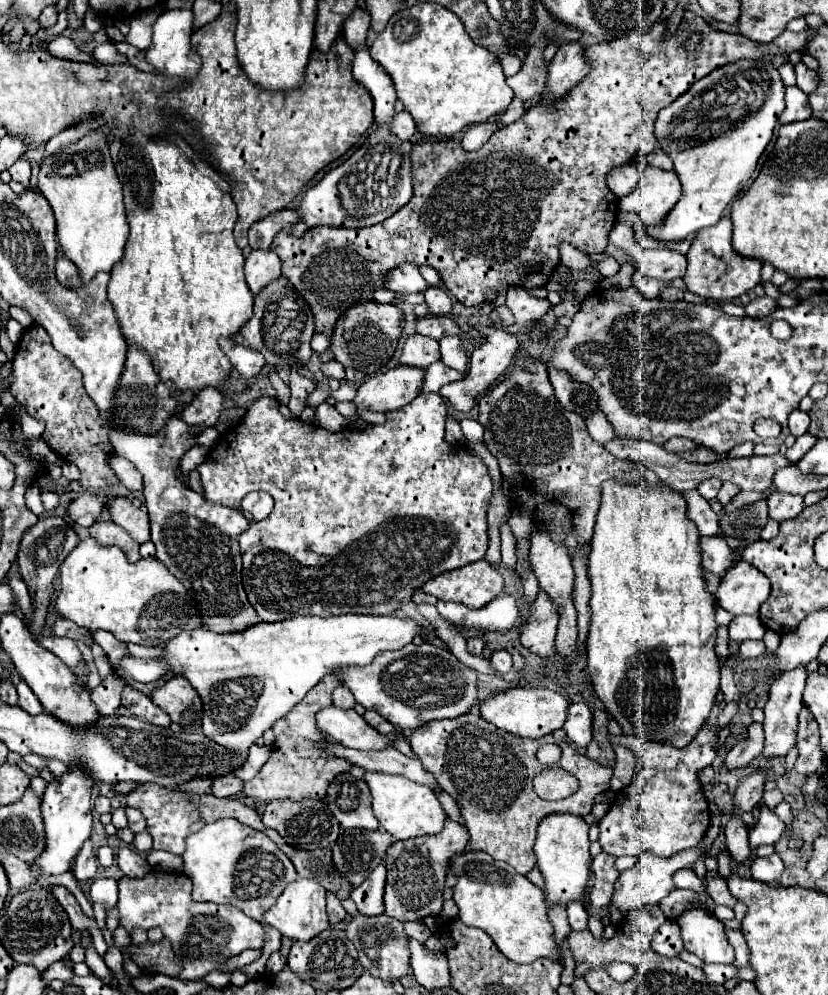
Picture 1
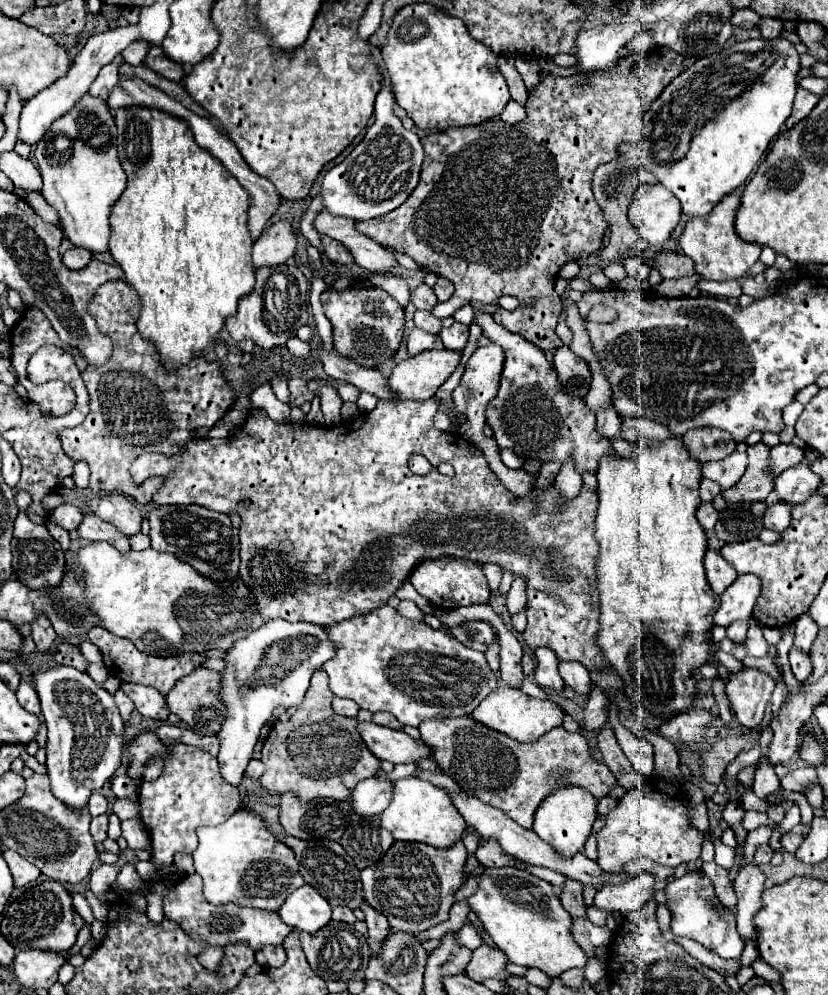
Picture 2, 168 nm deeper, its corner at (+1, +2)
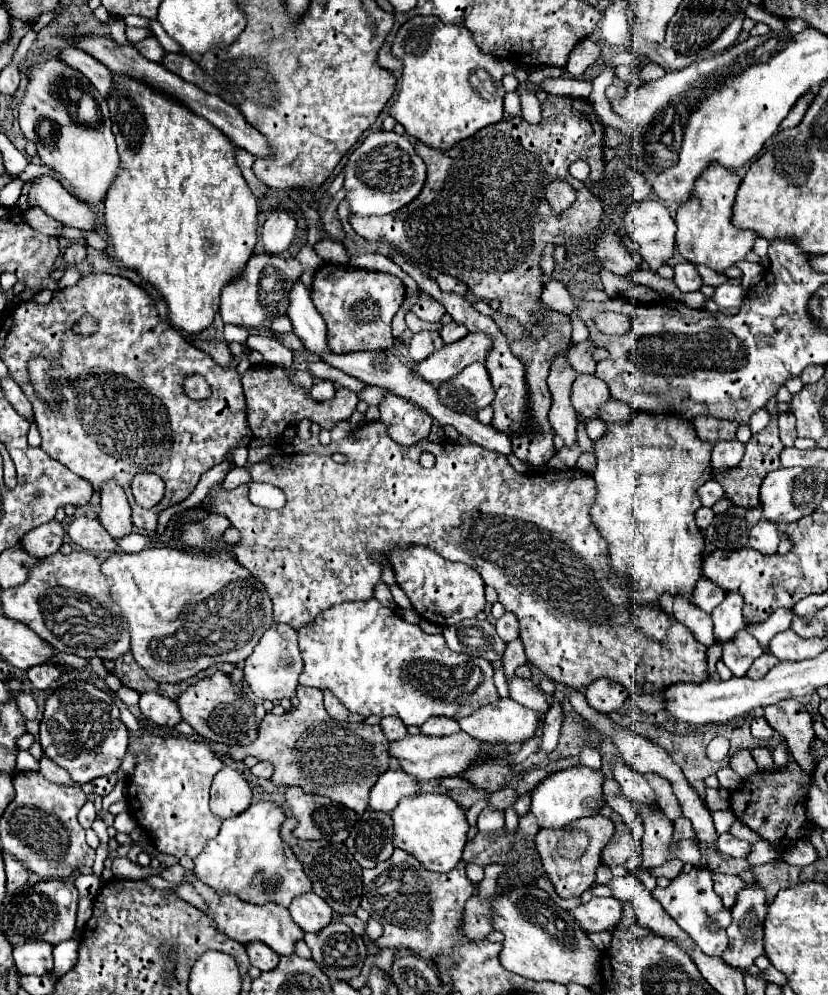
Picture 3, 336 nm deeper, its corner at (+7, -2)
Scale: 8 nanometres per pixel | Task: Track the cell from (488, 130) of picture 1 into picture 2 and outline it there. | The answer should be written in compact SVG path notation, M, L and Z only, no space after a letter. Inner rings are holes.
M509 100L505 110L499 114L499 120L505 124L515 124L515 122L521 122L523 118L525 118L525 108L519 106L515 100Z

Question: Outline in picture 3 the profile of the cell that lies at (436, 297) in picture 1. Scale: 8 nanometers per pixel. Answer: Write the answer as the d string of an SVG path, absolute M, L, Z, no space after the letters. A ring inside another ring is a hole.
M439 274L437 282L441 286L443 292L455 292L455 294L467 294L467 284L463 284L463 280L457 280L449 274Z

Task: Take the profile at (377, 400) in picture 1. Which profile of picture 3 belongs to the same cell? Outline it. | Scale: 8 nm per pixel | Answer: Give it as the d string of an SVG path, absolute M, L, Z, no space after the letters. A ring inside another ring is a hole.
M469 332L463 340L457 340L423 362L419 362L415 368L423 380L429 384L441 384L453 376L457 376L463 368L467 368L473 362L485 362L487 348L491 348L491 340L483 334Z

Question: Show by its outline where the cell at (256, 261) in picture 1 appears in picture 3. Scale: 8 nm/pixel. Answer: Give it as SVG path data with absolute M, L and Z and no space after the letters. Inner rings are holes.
M275 208L265 220L261 230L265 252L279 254L287 250L295 238L295 230L297 230L297 222L293 212L287 212L287 208Z

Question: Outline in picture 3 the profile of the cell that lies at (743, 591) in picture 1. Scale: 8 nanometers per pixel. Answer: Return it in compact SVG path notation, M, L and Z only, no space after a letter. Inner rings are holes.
M727 592L725 600L711 612L713 630L721 644L729 642L739 630L747 626L741 616L741 608L743 608L743 596L739 596L739 592Z

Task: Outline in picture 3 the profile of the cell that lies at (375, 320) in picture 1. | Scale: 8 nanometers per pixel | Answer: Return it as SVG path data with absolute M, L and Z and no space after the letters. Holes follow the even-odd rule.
M323 262L313 276L311 300L327 324L327 344L335 354L389 348L395 340L391 320L405 300L405 286L385 272Z

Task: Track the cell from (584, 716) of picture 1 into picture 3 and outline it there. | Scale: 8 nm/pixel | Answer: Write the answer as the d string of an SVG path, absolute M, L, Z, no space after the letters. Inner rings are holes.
M601 678L585 688L585 696L591 708L609 714L609 712L617 712L623 706L627 692L625 688L619 688L619 684L611 684L611 680Z

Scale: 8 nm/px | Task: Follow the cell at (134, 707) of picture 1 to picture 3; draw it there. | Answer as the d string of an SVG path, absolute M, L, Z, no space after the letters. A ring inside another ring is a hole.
M145 692L141 694L139 700L141 712L145 718L153 720L159 726L177 726L183 718L179 716L179 706L175 704L175 700L169 700L165 696L161 696L159 692Z

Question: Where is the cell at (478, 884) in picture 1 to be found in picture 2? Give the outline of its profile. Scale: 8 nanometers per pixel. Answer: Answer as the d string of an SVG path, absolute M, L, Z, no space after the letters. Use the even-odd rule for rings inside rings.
M515 866L483 868L477 892L465 898L471 912L483 922L487 934L513 964L539 968L557 978L569 968L583 968L587 958L571 936L571 916L561 906L553 886Z

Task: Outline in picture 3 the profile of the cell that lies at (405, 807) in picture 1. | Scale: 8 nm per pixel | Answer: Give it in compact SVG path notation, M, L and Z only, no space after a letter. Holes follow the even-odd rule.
M419 794L413 798L405 798L393 810L393 824L395 824L395 848L411 852L423 868L433 872L449 872L457 866L463 856L463 848L467 842L469 824L465 820L465 810L447 796L447 794Z

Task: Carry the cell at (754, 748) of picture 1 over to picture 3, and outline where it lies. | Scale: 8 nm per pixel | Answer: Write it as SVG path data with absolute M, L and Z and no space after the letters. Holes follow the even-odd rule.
M765 652L759 660L755 660L755 664L749 668L749 672L747 672L747 676L749 678L753 678L753 680L757 680L757 678L763 678L775 664L777 664L779 660L771 654L771 652Z

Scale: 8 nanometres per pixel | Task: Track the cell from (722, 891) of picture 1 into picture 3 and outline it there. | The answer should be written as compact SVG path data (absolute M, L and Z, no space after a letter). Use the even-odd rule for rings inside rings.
M713 874L713 882L715 892L721 896L725 908L731 908L735 904L739 890L745 886L745 882L739 876L727 876L727 874Z

